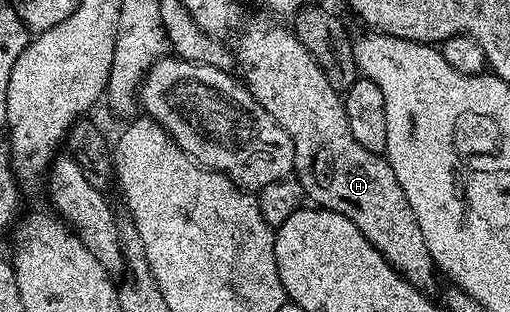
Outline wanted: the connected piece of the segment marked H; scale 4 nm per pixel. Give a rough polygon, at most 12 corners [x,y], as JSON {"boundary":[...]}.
{"boundary":[[288,27],[237,40],[243,83],[293,140],[314,205],[411,286],[437,265],[384,155]]}

